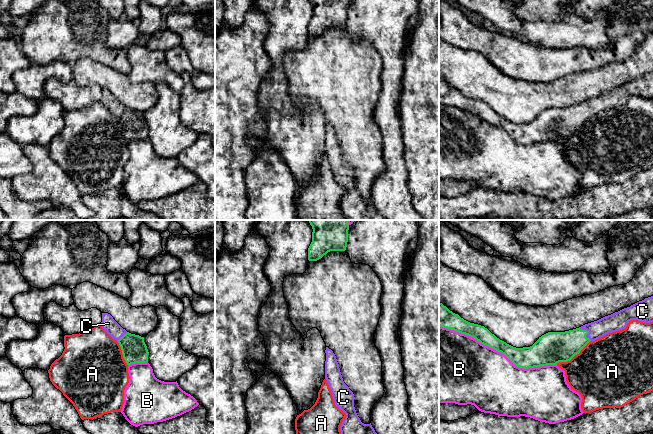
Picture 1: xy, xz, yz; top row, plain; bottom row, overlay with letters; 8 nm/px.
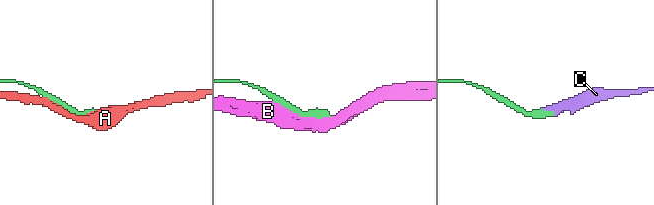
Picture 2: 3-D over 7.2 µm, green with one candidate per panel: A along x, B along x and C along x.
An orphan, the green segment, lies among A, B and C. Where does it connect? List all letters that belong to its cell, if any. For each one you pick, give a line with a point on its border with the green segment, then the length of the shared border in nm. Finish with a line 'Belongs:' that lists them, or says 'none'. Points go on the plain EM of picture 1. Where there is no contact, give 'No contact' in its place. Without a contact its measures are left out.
C: Touches green at yz (588, 108). Shared border 150 nm
Belongs: C

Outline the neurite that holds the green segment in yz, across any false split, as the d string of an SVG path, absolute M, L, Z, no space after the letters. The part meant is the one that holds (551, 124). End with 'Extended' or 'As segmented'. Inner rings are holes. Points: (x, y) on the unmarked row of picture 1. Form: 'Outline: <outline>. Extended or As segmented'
Outline: M653 72L597 97L565 108L548 108L530 123L516 124L497 114L484 102L470 99L439 78L439 102L468 111L504 130L519 144L557 141L570 137L590 118L625 105L631 96L653 98Z. Extended

